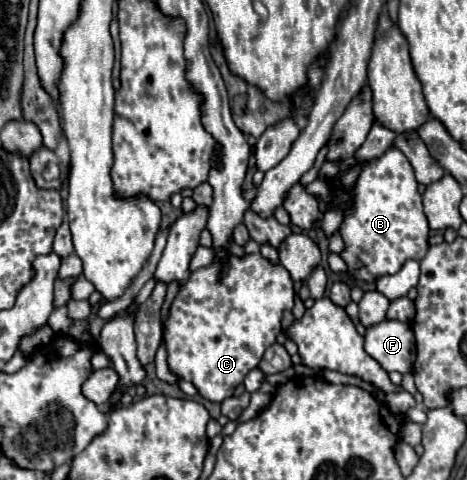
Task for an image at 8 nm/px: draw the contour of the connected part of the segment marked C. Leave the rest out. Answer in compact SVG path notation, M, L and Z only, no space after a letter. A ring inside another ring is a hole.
M259 252L227 256L225 262L221 258L213 258L209 266L191 272L169 306L169 314L163 324L163 342L167 348L167 364L171 372L191 382L205 400L223 402L225 398L233 396L233 390L243 382L247 372L259 366L263 352L277 342L277 336L283 330L283 312L293 310L293 298L295 290L289 272L281 264L273 264L263 258Z

